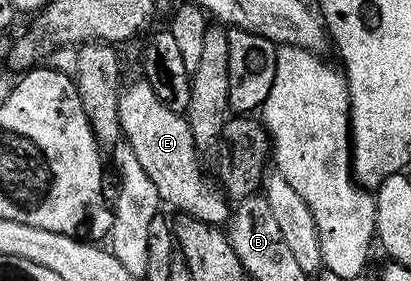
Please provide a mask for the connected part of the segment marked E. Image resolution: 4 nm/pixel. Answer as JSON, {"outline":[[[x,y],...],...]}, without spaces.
{"outline":[[[144,78],[125,85],[120,98],[120,126],[125,143],[132,146],[144,174],[152,180],[163,205],[179,208],[179,213],[195,216],[200,222],[222,226],[232,215],[232,204],[213,179],[202,173],[200,154],[194,145],[190,121],[185,115],[168,110]]]}

